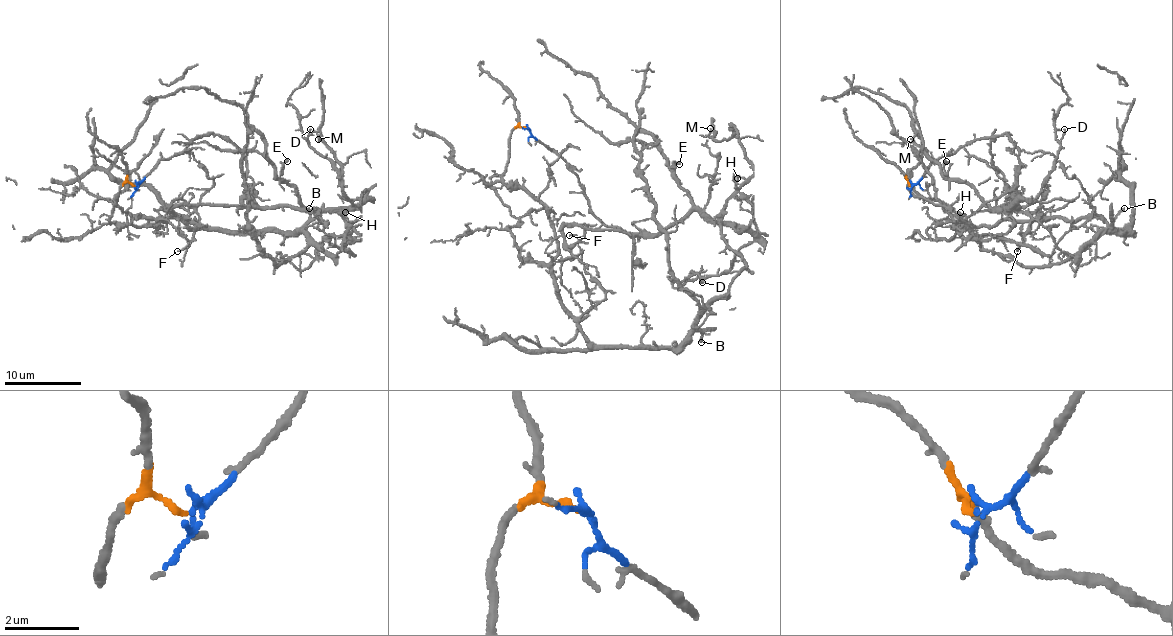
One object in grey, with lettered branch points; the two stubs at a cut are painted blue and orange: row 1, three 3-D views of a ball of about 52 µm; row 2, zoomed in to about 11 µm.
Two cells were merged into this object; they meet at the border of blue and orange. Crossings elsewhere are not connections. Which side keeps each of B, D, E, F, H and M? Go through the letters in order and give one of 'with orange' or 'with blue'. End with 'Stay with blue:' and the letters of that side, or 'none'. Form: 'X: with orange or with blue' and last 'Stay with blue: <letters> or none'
B: with orange
D: with blue
E: with blue
F: with blue
H: with blue
M: with blue
Stay with blue: D, E, F, H, M

